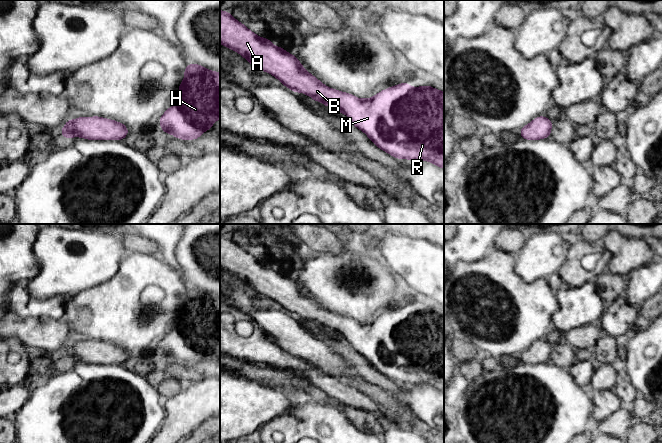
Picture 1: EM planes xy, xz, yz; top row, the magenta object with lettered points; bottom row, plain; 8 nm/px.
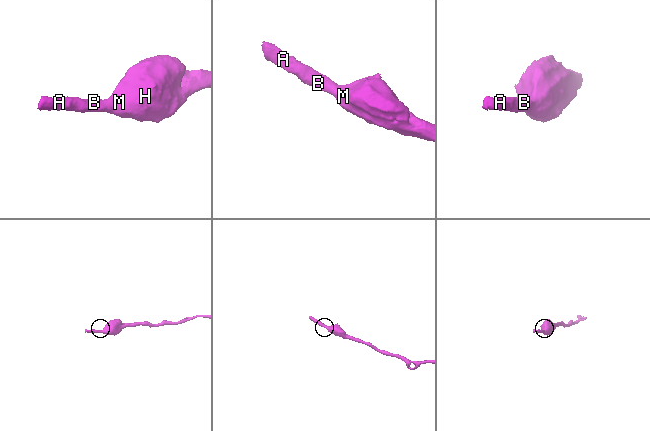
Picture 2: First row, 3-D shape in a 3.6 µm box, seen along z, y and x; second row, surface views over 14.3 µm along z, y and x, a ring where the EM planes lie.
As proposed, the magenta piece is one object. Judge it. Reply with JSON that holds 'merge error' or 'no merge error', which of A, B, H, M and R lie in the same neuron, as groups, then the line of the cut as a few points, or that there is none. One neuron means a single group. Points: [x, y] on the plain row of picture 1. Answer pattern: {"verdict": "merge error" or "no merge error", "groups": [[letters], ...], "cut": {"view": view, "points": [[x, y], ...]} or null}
{"verdict": "no merge error", "groups": [["A", "B", "H", "M", "R"]], "cut": null}

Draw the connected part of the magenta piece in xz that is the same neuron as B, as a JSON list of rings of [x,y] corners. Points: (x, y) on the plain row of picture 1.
[[[220,234],[220,268],[238,276],[256,293],[266,295],[276,301],[294,316],[301,316],[311,320],[313,325],[320,325],[324,330],[332,331],[345,338],[353,349],[363,355],[369,363],[380,373],[398,383],[410,383],[412,385],[429,385],[444,393],[444,316],[433,311],[412,311],[407,306],[389,311],[374,321],[360,323],[346,316],[341,316],[327,311],[316,301],[311,299],[292,278],[281,271],[276,271],[271,264],[257,260],[244,248],[237,245],[230,236]]]

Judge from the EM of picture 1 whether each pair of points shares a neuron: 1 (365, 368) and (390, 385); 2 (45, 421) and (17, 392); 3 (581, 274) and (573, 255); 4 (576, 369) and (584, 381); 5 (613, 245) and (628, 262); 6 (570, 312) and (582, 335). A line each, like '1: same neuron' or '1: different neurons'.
1: same neuron
2: different neurons
3: same neuron
4: same neuron
5: same neuron
6: different neurons

